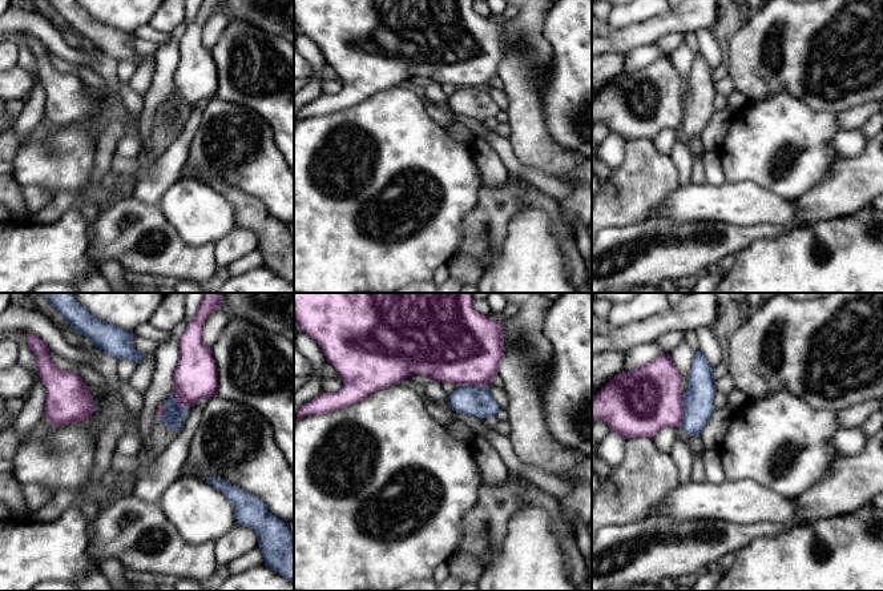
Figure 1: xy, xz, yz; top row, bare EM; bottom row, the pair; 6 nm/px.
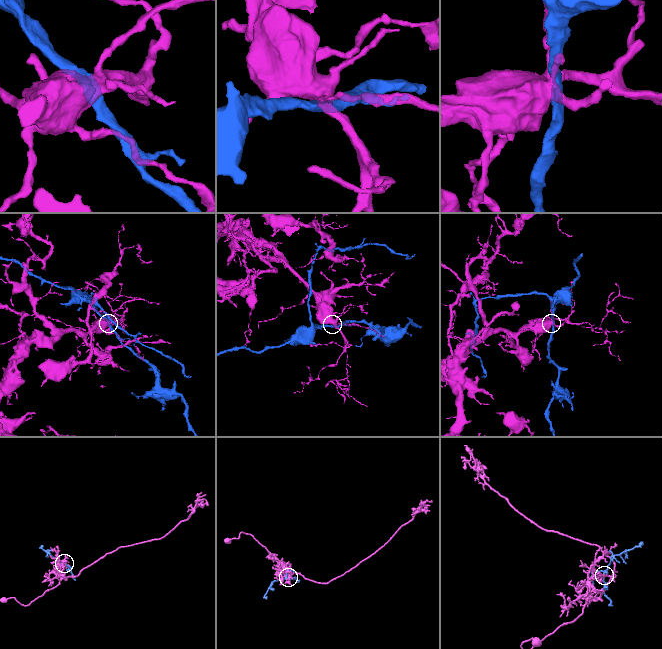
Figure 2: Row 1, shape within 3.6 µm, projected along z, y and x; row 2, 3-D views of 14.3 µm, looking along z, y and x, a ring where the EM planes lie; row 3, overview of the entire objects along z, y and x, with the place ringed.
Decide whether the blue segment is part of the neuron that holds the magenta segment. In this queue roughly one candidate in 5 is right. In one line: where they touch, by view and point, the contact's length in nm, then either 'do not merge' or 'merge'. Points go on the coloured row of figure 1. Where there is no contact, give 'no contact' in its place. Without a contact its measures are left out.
yz (682, 409) | 180 nm | do not merge

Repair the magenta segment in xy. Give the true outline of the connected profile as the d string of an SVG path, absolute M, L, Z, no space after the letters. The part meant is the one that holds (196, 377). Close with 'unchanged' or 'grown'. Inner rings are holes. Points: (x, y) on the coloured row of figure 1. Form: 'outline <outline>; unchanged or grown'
outline M205 293L195 318L178 338L180 359L173 374L177 406L195 405L202 398L215 395L218 369L211 349L202 342L202 326L209 314L219 307L225 293Z; unchanged

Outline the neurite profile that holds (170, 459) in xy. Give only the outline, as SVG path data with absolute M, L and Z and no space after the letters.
M197 403L188 409L181 430L160 453L154 473L136 481L133 491L136 496L145 502L156 502L181 477L182 465L189 454L189 442L199 425L201 414L202 407Z

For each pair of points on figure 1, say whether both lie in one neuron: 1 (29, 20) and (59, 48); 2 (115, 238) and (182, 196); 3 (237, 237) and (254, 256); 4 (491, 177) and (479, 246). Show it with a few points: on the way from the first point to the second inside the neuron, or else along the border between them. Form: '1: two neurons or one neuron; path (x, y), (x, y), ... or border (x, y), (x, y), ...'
1: one neuron; path (36, 25), (52, 41)
2: two neurons; border (157, 202), (165, 218), (178, 234)
3: two neurons; border (257, 246), (228, 266)
4: two neurons; border (508, 177), (500, 185), (486, 187), (482, 183)

